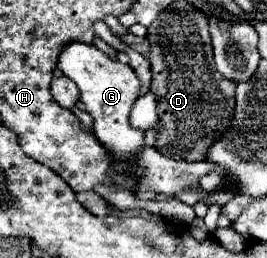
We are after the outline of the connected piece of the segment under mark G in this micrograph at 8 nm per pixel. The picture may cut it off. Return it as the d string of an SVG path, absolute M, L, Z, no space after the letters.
M70 41L62 47L58 55L58 69L78 85L80 99L84 101L88 113L94 117L94 135L100 139L100 143L106 145L106 149L114 157L110 179L114 183L132 185L130 161L144 145L142 141L144 133L132 129L128 123L128 115L130 115L132 103L136 101L136 93L140 87L136 73L130 69L129 64L123 64L112 57L104 57L102 61L102 51L96 45L90 45L84 41Z

